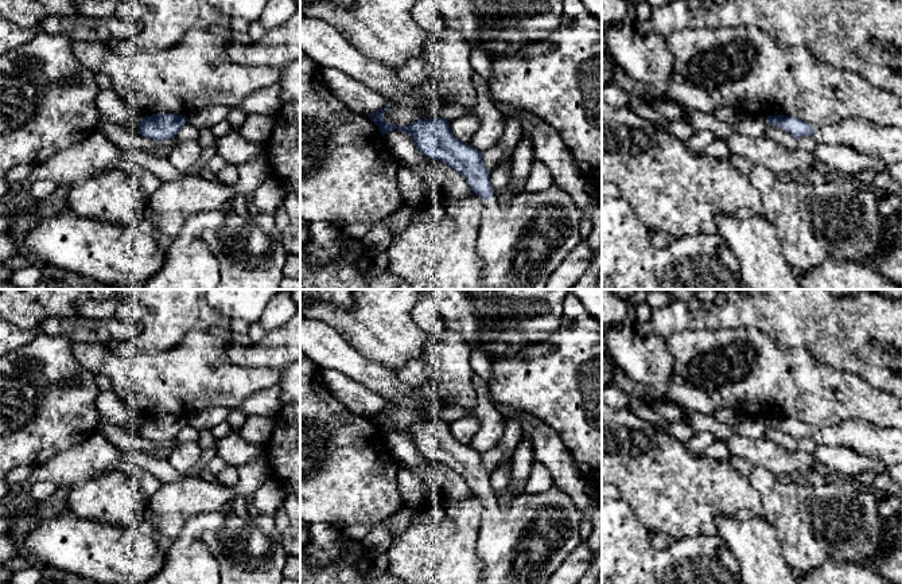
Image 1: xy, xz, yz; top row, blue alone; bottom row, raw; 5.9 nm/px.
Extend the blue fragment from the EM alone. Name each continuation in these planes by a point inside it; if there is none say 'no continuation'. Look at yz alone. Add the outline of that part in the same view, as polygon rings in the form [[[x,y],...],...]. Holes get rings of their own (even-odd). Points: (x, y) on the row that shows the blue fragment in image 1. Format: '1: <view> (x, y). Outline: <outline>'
1: yz (885, 143). Outline: [[[849,117],[836,125],[817,128],[817,143],[845,144],[860,153],[874,155],[886,166],[902,161],[902,128],[874,126],[871,122]]]

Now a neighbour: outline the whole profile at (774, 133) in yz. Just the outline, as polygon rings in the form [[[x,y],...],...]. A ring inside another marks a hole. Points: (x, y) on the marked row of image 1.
[[[766,125],[765,128],[766,137],[775,141],[777,144],[793,151],[798,148],[797,139],[784,132],[782,129],[771,125]]]

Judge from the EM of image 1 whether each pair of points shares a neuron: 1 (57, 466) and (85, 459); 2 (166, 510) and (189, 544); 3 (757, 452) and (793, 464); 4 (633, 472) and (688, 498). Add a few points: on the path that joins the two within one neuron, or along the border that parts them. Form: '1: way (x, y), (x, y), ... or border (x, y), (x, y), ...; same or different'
1: way (63, 466), (78, 463); same
2: border (189, 518), (181, 533), (164, 544); different
3: way (766, 454), (784, 462); same
4: way (646, 472), (654, 472), (675, 491); same

